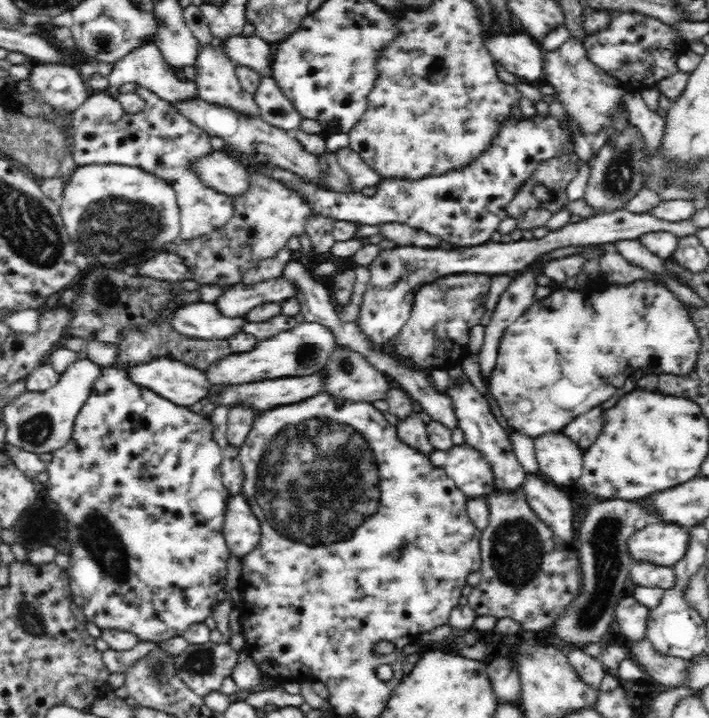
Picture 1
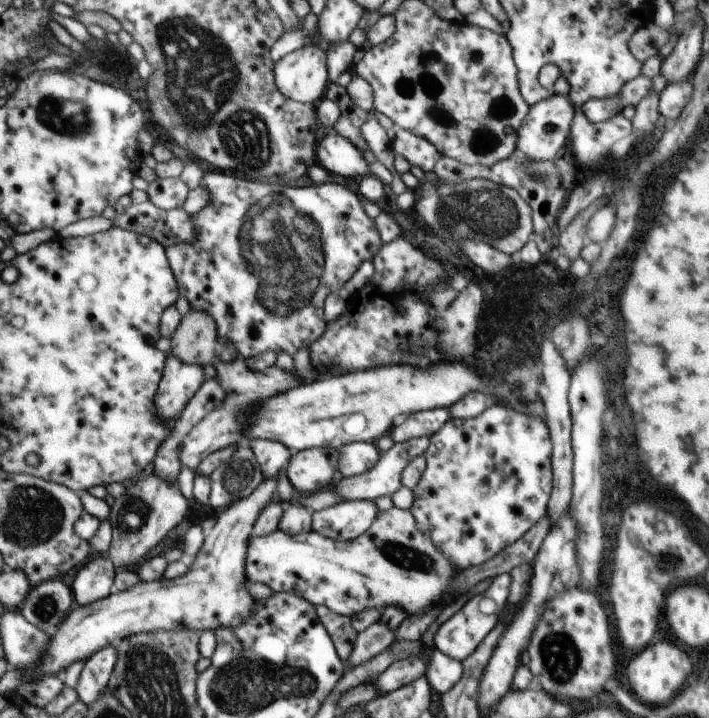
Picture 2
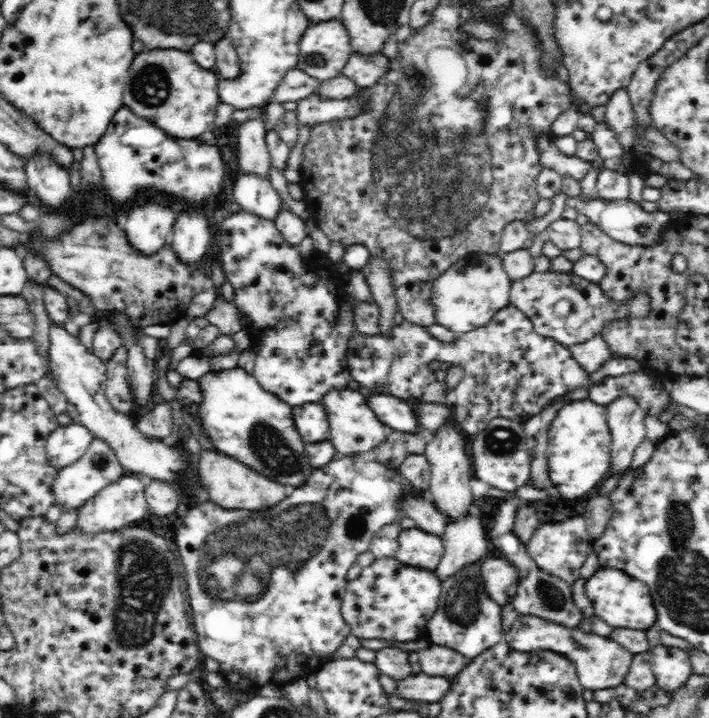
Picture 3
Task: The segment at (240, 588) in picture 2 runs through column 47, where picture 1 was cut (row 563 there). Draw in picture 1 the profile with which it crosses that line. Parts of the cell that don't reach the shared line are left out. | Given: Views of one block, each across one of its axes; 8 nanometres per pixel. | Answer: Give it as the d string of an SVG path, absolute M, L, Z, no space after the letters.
M676 522L652 523L628 540L634 559L644 559L664 566L680 562L692 542L689 528Z

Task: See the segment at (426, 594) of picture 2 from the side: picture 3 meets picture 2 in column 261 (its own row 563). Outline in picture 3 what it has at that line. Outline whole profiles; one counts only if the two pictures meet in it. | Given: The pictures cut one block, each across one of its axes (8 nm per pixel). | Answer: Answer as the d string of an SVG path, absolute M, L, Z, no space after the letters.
M582 514L568 517L556 524L543 524L525 542L527 551L532 560L547 574L552 574L574 587L580 583L580 568L586 556L593 548L593 539L587 531L585 517Z

